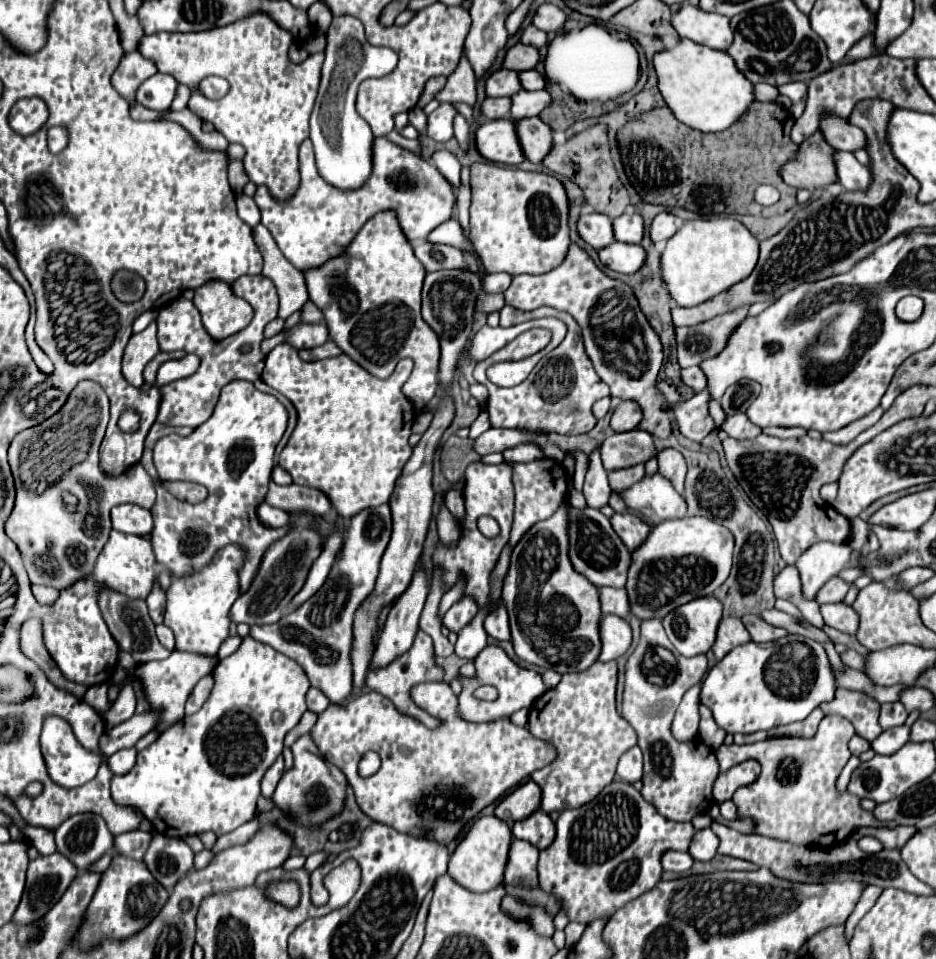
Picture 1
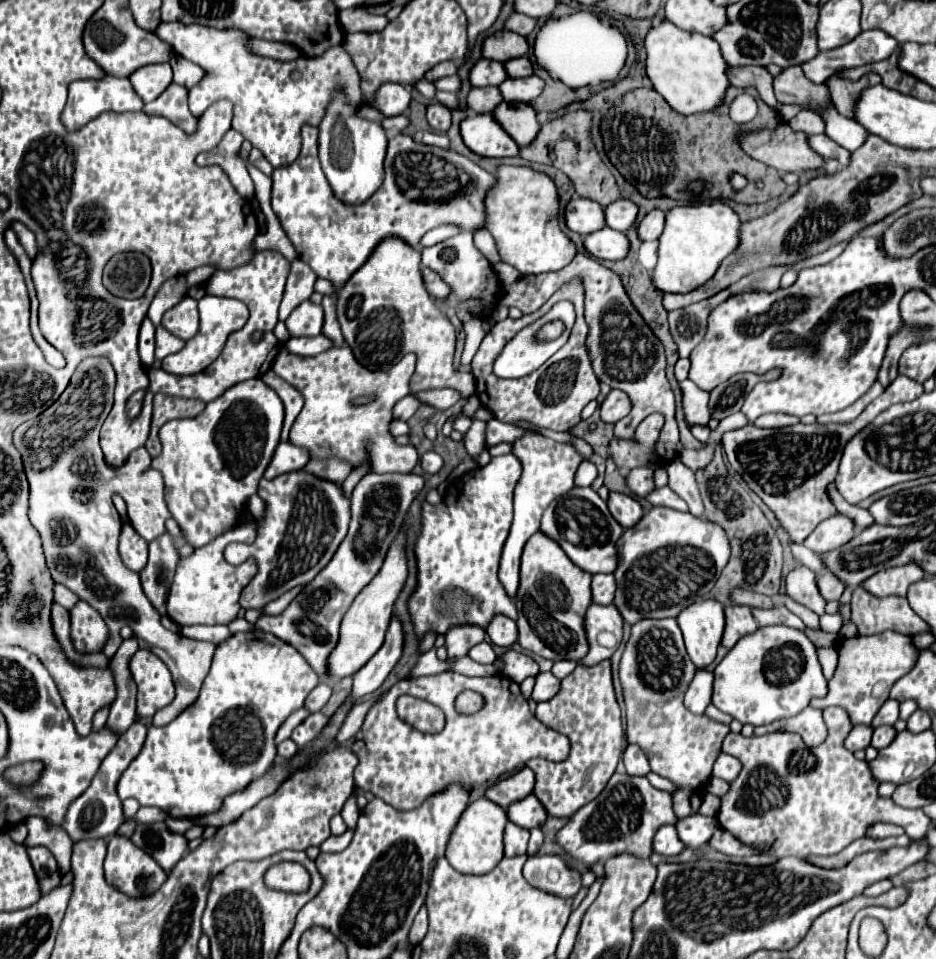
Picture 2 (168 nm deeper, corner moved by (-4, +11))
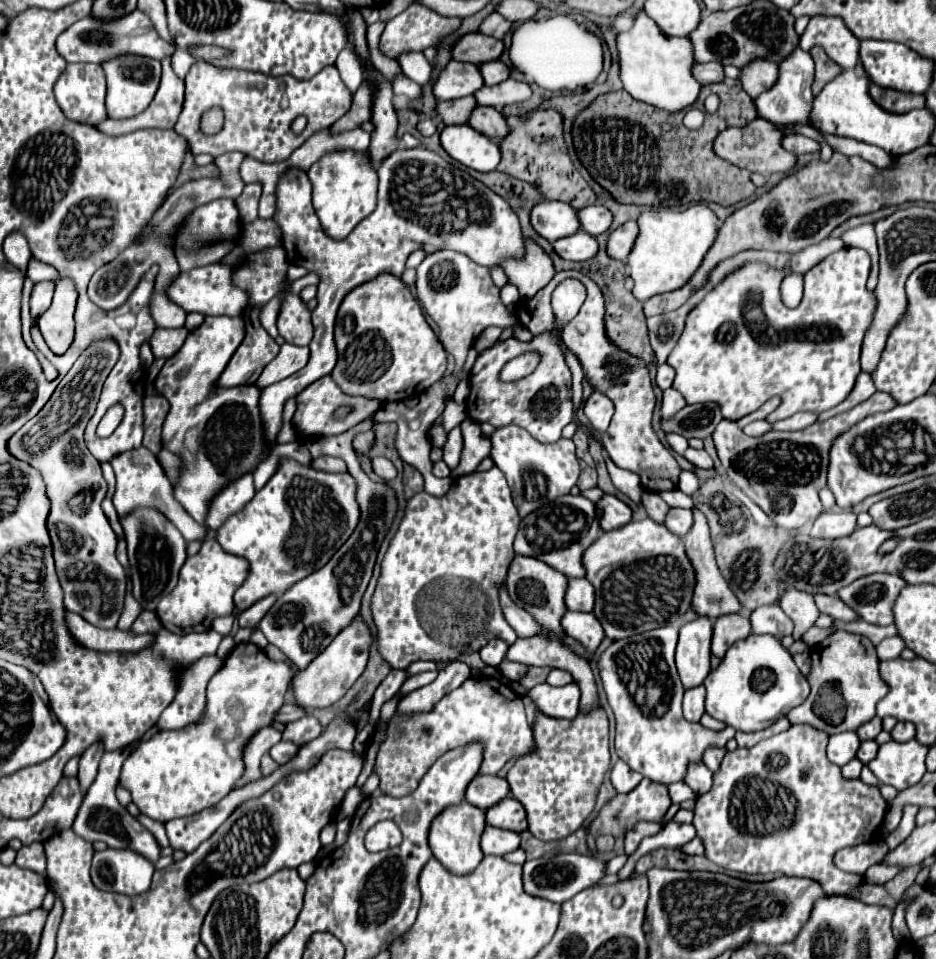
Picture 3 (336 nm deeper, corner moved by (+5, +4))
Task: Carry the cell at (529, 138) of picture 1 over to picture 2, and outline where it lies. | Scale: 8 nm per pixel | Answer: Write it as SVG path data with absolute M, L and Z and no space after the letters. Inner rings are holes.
M502 102L492 114L518 146L530 146L538 136L540 122L536 120L536 110L530 104Z

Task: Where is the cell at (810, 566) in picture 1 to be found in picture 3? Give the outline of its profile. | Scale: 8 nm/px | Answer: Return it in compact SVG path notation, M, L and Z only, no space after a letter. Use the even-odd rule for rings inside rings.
M843 511L843 513L821 513L811 529L811 537L845 537L849 533L855 531L855 521L857 515L851 511Z

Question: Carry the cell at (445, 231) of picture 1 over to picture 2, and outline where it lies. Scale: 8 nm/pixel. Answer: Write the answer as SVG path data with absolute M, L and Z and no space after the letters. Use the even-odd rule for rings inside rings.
M448 224L448 226L438 226L438 228L430 230L430 232L426 232L420 244L422 244L422 246L434 246L434 244L438 244L438 242L446 240L446 238L456 236L458 232L460 232L460 228L458 228L458 226L454 226L454 224Z

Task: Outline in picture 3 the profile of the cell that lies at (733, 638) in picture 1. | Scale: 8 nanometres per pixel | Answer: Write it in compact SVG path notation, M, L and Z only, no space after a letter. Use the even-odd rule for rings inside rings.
M733 613L723 615L713 623L713 639L711 639L711 653L715 657L723 657L727 649L739 641L751 635L751 623L745 615Z

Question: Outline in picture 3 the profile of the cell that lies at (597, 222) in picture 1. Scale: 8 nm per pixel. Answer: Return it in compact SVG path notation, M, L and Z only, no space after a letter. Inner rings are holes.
M559 201L537 203L531 209L531 225L547 241L557 241L581 229L581 225L577 225L577 211Z

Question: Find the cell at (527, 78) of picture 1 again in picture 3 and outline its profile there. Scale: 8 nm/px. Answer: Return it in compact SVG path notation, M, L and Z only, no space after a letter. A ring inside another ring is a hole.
M489 61L479 67L485 85L497 85L509 77L509 67L501 61Z

